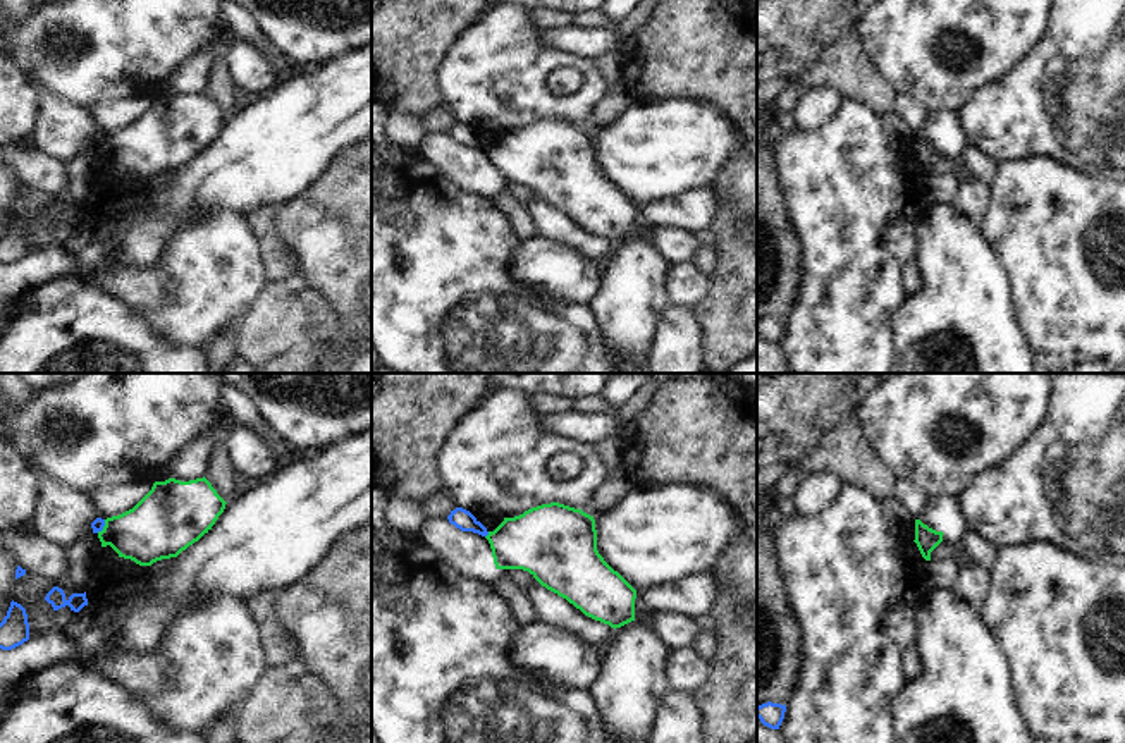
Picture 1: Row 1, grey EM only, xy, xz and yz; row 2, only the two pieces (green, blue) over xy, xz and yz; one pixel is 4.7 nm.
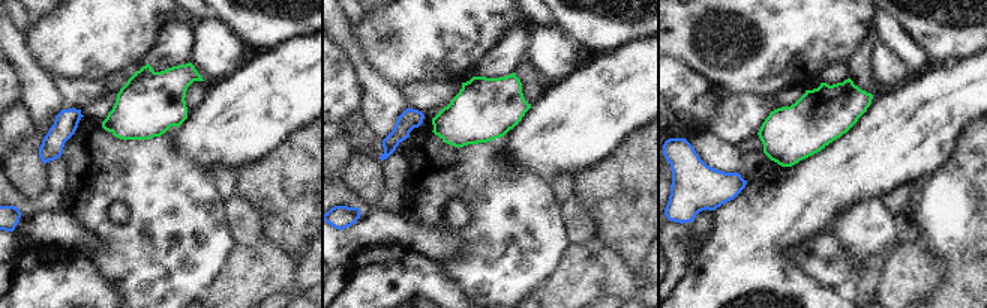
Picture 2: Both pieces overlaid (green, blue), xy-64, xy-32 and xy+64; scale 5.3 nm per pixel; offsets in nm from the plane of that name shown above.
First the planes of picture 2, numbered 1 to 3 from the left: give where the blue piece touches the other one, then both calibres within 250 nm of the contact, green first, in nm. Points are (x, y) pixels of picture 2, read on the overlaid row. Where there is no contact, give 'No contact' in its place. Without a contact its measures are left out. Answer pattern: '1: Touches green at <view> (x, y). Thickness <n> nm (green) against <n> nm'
1: No contact
2: No contact
3: No contact.

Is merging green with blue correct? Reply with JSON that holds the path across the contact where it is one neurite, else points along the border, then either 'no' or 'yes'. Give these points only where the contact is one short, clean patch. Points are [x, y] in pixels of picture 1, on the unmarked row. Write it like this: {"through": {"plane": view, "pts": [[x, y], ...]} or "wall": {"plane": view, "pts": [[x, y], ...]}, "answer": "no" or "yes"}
{"wall": {"plane": "xz", "pts": [[489, 147], [485, 152]]}, "answer": "no"}

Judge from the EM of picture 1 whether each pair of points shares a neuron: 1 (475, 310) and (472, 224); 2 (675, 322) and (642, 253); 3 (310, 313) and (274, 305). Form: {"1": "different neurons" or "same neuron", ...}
{"1": "same neuron", "2": "different neurons", "3": "same neuron"}

